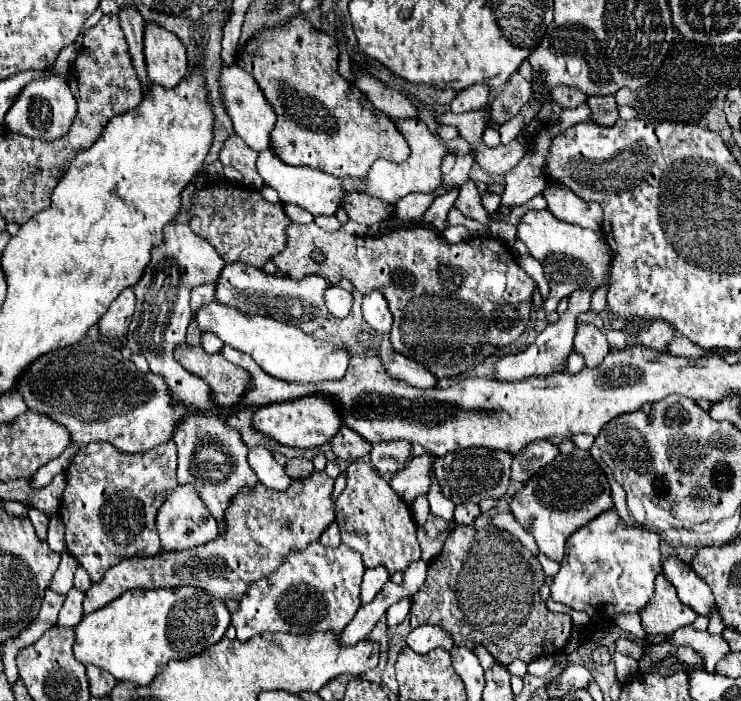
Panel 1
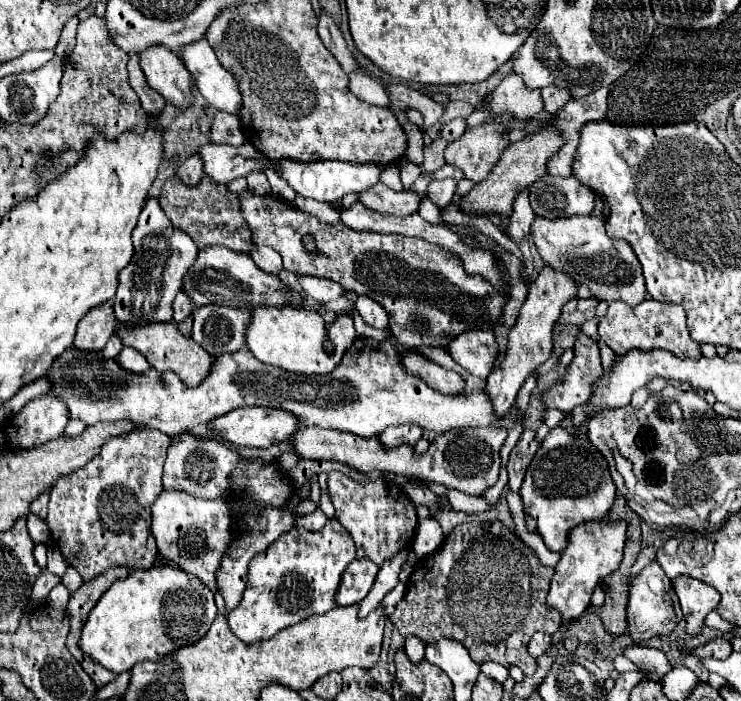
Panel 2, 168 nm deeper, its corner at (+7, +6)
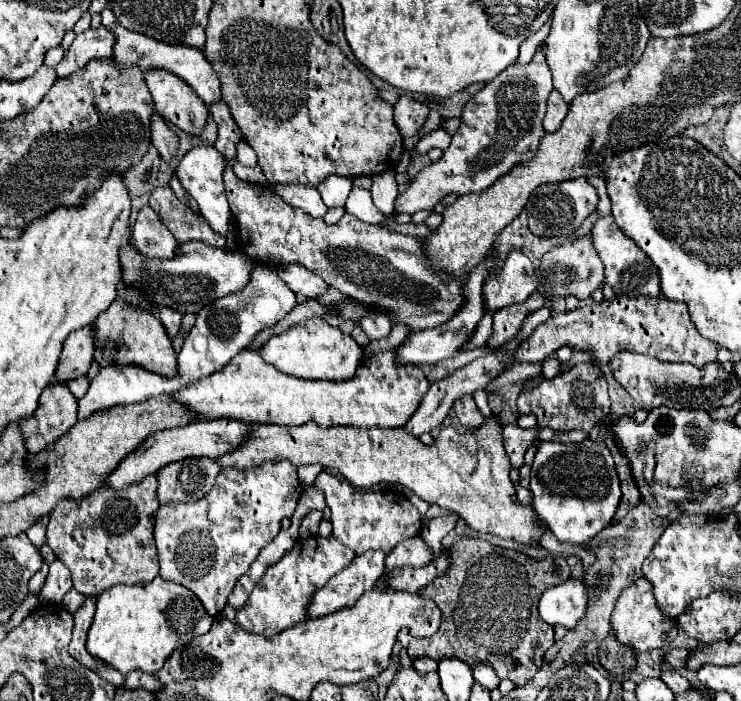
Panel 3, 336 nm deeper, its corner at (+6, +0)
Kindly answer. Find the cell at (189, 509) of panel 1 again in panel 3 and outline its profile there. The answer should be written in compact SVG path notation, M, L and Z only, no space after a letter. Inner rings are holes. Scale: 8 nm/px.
M278 461L278 463L262 463L258 467L252 467L252 469L222 469L216 477L216 483L214 487L208 491L206 497L202 497L200 501L196 503L168 503L168 505L160 505L158 513L156 513L156 527L154 527L154 539L156 539L156 547L158 547L158 559L160 559L160 577L162 579L168 579L168 581L174 581L174 583L180 583L184 587L188 587L204 605L204 609L212 615L212 617L218 617L222 613L222 609L226 607L228 603L228 595L232 593L234 585L238 583L238 579L250 569L252 561L258 557L260 549L264 545L268 545L280 531L280 523L284 517L292 517L296 505L298 505L298 499L304 491L304 485L298 481L298 473L296 473L296 467L290 463L290 461Z

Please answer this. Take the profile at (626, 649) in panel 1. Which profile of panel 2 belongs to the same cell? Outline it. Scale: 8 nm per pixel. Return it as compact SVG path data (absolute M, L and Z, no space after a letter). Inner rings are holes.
M633 643L633 645L623 649L623 655L629 657L643 671L655 671L655 673L669 673L671 671L671 665L669 665L663 651Z

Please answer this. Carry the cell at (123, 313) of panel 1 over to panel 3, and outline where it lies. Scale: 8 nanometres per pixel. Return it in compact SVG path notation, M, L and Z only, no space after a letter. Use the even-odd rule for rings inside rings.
M92 327L78 329L68 335L64 349L60 353L60 361L56 367L58 383L84 377L94 355L94 331Z

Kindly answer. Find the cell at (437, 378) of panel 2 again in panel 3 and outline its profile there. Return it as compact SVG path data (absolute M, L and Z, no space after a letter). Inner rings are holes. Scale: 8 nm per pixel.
M466 395L466 397L458 399L454 403L454 411L456 411L462 427L466 427L466 429L476 429L476 427L480 427L484 423L484 415L476 407L472 395Z

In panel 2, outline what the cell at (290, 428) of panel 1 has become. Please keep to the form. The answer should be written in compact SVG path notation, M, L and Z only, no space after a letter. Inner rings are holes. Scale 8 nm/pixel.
M269 407L235 409L233 413L227 413L225 417L217 417L217 421L213 421L213 427L223 437L223 441L233 445L243 445L243 447L271 447L275 443L285 443L293 439L293 433L303 429L301 421L293 413L285 409L269 409Z

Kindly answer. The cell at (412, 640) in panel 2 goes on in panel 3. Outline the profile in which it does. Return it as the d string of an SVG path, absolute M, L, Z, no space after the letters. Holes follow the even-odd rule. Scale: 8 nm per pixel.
M418 657L418 659L414 659L414 669L420 671L420 673L436 671L436 667L438 667L438 661L434 661L430 657Z

